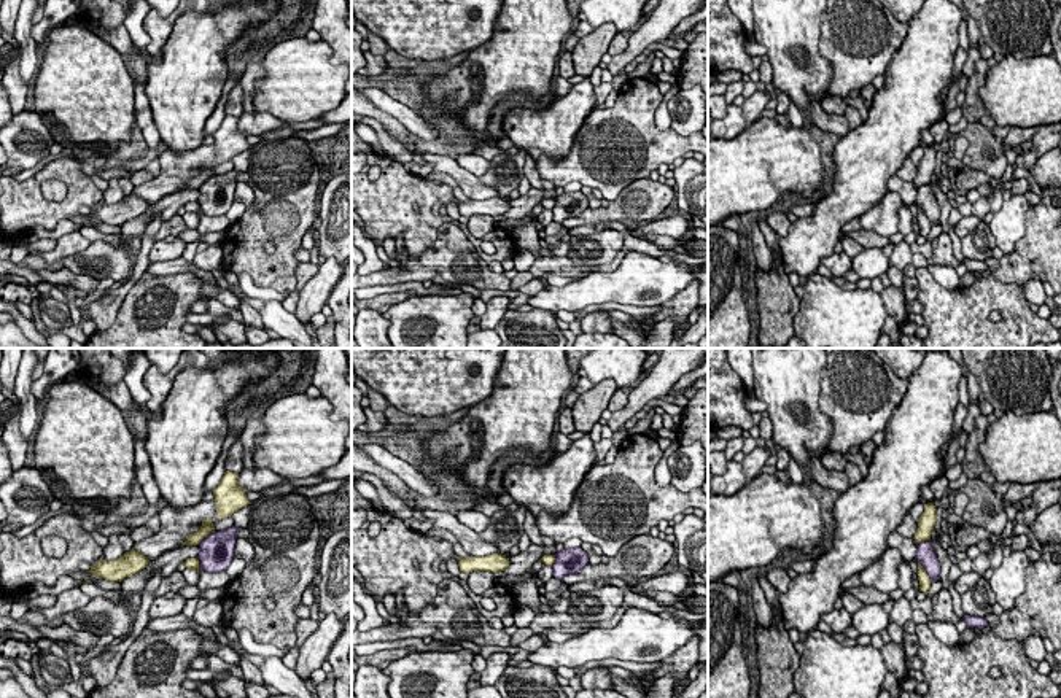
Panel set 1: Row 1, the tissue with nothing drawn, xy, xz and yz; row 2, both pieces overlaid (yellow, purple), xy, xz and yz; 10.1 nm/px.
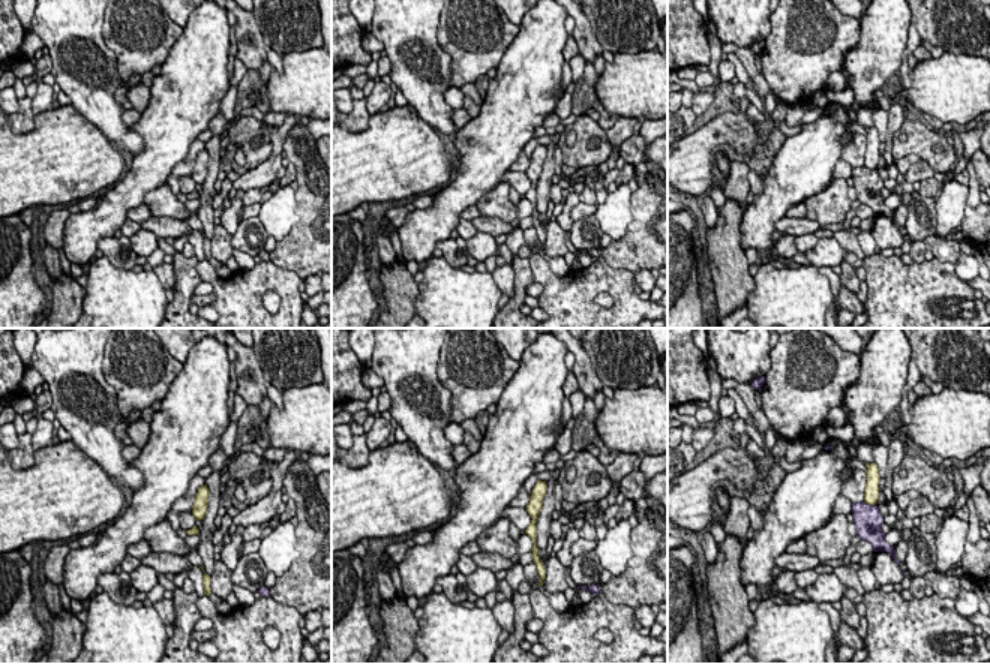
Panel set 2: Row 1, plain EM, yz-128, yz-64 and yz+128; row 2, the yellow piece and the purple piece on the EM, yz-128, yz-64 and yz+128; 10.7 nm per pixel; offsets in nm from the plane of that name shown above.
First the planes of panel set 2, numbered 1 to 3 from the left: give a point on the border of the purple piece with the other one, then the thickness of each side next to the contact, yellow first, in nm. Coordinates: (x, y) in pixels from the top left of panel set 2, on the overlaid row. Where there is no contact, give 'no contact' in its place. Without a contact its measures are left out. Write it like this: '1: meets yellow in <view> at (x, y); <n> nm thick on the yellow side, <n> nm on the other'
1: no contact
2: no contact
3: meets yellow in yz+128 at (869, 502); 160 nm thick on the yellow side, 300 nm on the other

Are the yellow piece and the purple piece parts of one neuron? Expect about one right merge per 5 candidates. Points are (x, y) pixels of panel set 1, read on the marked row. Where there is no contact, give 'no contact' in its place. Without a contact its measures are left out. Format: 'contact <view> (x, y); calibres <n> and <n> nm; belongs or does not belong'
contact yz (926, 573); calibres 130 and 190 nm; does not belong

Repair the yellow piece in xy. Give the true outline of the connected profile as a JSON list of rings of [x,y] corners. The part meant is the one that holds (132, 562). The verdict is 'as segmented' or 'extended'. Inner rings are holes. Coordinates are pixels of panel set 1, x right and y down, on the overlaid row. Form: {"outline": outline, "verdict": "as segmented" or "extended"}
{"outline": [[[130,549],[116,560],[100,560],[97,564],[91,566],[87,572],[110,582],[121,582],[126,577],[140,572],[148,563],[151,561],[145,555]]], "verdict": "as segmented"}

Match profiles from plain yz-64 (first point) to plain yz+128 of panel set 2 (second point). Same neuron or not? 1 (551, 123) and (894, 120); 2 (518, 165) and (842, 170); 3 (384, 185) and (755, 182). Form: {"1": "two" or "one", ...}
{"1": "two", "2": "two", "3": "two"}

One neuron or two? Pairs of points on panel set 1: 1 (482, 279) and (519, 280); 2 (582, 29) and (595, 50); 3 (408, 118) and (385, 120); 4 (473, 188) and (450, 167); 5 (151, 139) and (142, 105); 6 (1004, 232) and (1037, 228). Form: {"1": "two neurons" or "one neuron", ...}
{"1": "two neurons", "2": "two neurons", "3": "two neurons", "4": "one neuron", "5": "one neuron", "6": "two neurons"}

